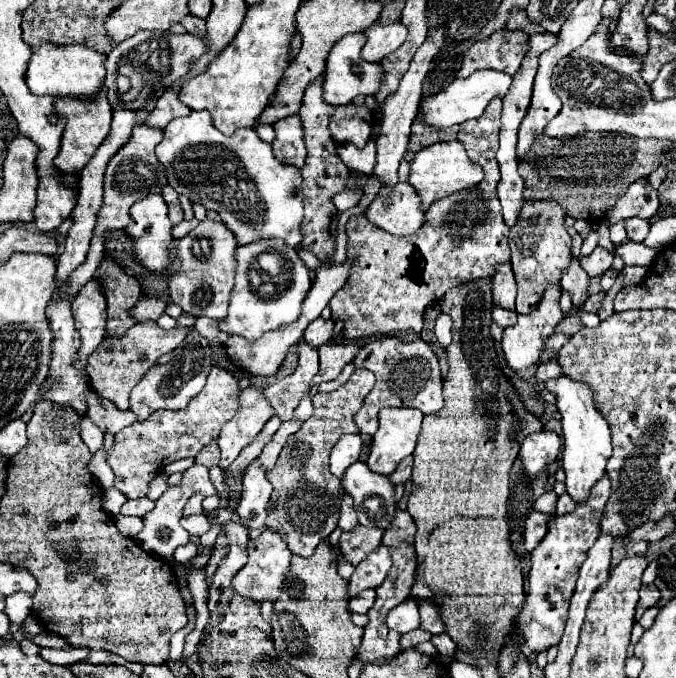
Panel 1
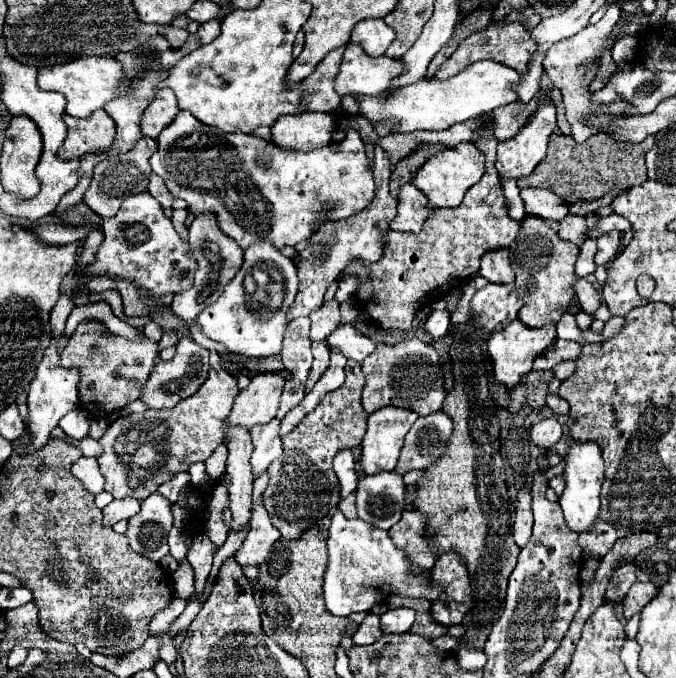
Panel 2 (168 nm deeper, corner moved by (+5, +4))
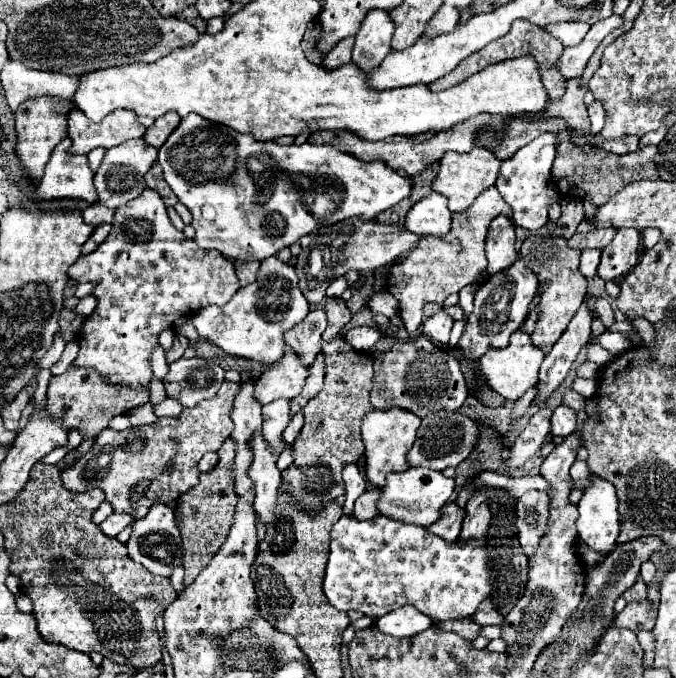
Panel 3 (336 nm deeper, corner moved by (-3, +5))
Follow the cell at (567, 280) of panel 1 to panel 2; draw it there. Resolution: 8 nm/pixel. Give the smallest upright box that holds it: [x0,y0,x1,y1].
[574,277,602,315]

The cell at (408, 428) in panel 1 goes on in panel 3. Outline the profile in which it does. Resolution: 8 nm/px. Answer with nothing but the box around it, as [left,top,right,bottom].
[362,408,420,486]

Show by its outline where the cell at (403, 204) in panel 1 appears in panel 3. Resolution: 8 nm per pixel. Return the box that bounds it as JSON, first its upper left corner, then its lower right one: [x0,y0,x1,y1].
[404,192,450,236]

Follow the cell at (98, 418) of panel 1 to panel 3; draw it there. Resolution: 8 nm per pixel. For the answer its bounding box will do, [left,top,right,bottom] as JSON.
[154,398,182,418]

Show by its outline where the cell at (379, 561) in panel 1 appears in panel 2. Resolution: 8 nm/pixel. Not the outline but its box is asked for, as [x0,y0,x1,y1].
[324,511,444,617]

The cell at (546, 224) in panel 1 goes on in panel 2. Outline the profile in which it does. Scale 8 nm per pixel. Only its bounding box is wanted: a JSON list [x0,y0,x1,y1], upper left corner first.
[510,217,578,327]

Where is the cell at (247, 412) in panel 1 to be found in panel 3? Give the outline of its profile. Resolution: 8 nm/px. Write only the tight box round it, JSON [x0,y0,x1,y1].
[254,346,308,404]

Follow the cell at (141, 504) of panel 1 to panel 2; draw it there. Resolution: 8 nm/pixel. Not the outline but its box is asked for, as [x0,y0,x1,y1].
[102,499,142,527]

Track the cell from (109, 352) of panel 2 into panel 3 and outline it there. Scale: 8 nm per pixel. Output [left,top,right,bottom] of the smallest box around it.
[48,366,150,438]

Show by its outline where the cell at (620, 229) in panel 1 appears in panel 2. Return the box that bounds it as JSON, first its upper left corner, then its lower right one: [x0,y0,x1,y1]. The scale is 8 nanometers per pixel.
[594,231,622,265]

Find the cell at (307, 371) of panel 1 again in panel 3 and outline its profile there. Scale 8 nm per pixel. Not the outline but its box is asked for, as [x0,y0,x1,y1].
[286,308,326,366]

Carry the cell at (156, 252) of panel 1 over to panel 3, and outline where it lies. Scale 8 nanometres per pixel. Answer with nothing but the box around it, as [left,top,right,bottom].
[68,188,240,386]

